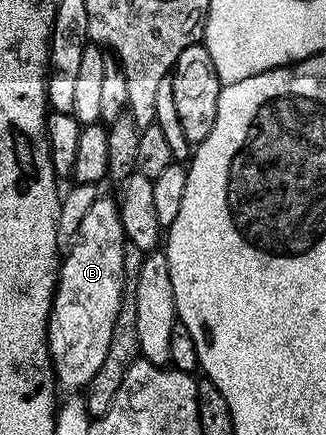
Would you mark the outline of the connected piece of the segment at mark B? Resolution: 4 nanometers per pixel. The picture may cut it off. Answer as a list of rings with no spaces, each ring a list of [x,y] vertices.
[[[104,194],[97,195],[94,206],[90,206],[90,211],[82,218],[82,226],[78,226],[78,238],[74,242],[74,250],[63,253],[60,262],[60,277],[56,283],[56,293],[52,299],[52,309],[50,310],[50,318],[48,319],[48,353],[52,355],[52,370],[56,373],[56,382],[61,389],[65,388],[65,393],[76,394],[81,390],[87,389],[90,381],[94,378],[94,374],[98,374],[98,370],[102,367],[102,362],[106,358],[106,350],[110,350],[110,338],[114,334],[114,326],[116,319],[120,313],[120,303],[124,297],[124,231],[122,230],[122,218],[120,217],[120,206],[115,199],[112,200]]]

